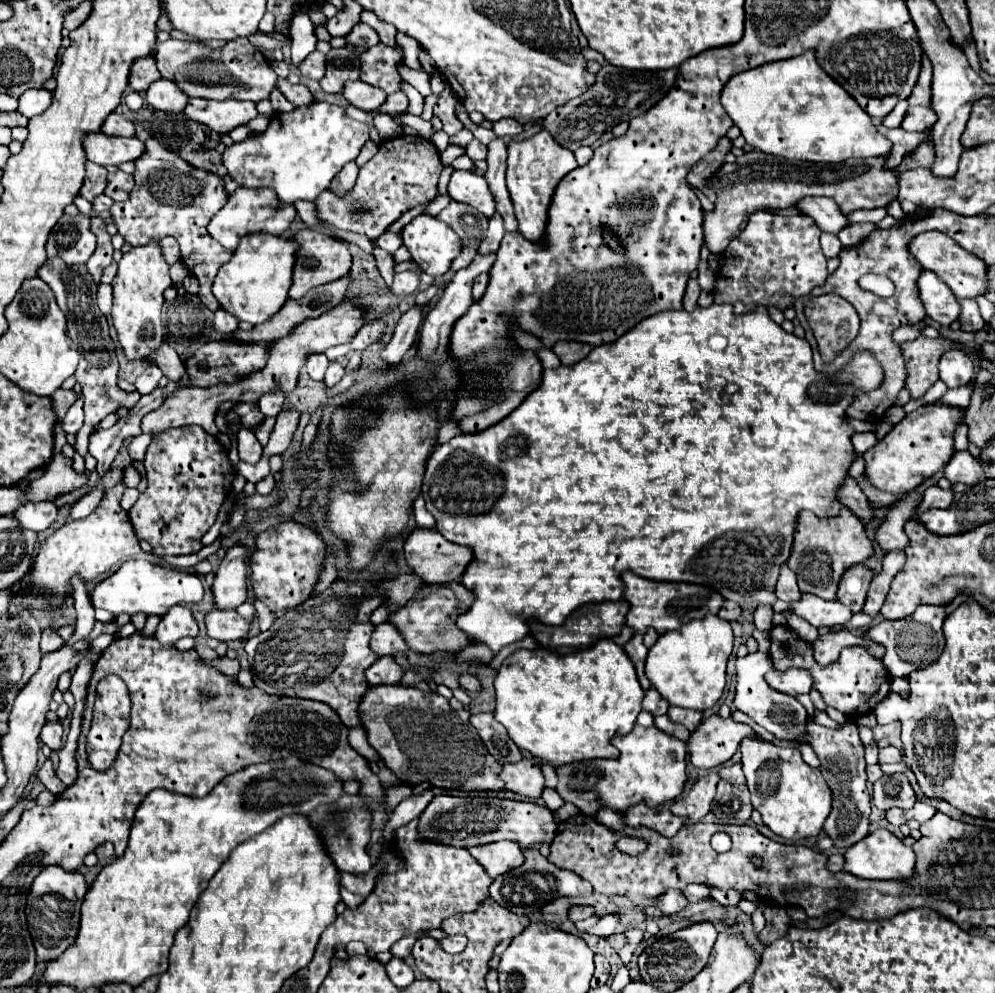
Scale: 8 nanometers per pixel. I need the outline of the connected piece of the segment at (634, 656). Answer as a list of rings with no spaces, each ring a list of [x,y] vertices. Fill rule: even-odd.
[[[639,632],[633,634],[633,638],[623,646],[623,650],[625,650],[627,656],[631,658],[635,670],[637,670],[637,678],[639,678],[641,686],[647,690],[651,684],[649,684],[649,680],[645,678],[645,672],[643,672],[643,668],[645,668],[645,656],[647,656],[647,648],[645,648],[645,644],[643,644],[643,634],[639,634]]]

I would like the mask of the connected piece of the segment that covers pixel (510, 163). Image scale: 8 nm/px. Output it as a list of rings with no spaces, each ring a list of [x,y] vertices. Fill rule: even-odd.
[[[543,130],[527,140],[511,140],[507,156],[507,188],[515,206],[515,216],[519,220],[519,230],[527,240],[539,242],[547,222],[547,208],[559,180],[577,168],[577,160],[571,150],[561,148],[555,138]]]

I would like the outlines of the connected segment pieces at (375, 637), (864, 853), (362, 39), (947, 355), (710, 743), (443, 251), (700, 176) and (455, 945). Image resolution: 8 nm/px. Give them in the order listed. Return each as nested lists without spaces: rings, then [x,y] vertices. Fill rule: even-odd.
[[[383,622],[379,626],[375,626],[373,634],[371,634],[371,642],[369,642],[371,650],[377,654],[377,656],[393,656],[397,652],[405,652],[407,650],[407,644],[405,640],[401,638],[401,634],[397,632],[397,628],[393,628],[389,622]]]
[[[875,830],[845,852],[845,870],[867,880],[907,880],[915,874],[915,852],[889,830]]]
[[[359,22],[353,26],[353,30],[345,36],[347,44],[353,44],[353,46],[375,46],[379,42],[379,36],[373,28],[369,28],[367,24]]]
[[[949,348],[947,352],[941,354],[939,360],[939,378],[949,386],[949,388],[959,388],[967,386],[975,376],[971,360],[965,356],[961,348]]]
[[[713,714],[705,718],[685,742],[691,764],[699,770],[709,770],[731,760],[731,756],[737,752],[739,742],[745,736],[757,734],[751,726],[739,724],[731,716],[721,718],[719,714]]]
[[[419,214],[401,232],[411,258],[429,276],[443,276],[461,252],[459,236],[437,216]]]
[[[721,138],[719,144],[715,146],[715,150],[711,150],[701,162],[697,162],[697,164],[689,170],[689,174],[687,174],[689,182],[695,184],[695,186],[703,186],[705,178],[709,178],[709,176],[723,164],[723,156],[729,152],[729,148],[731,148],[729,138]]]
[[[455,934],[455,936],[447,936],[447,938],[439,940],[439,942],[441,942],[441,946],[443,946],[445,952],[457,954],[457,952],[461,952],[467,946],[468,939],[463,934]]]

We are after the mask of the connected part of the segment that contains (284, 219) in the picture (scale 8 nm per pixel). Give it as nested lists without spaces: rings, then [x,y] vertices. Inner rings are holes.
[[[237,188],[227,204],[213,216],[213,220],[209,222],[207,226],[207,232],[211,234],[211,238],[215,238],[225,250],[233,252],[239,244],[239,240],[245,236],[245,234],[253,234],[253,232],[269,232],[273,236],[281,236],[293,222],[295,218],[295,208],[281,208],[281,212],[273,212],[273,192],[257,192],[257,190],[251,190],[251,188]]]

